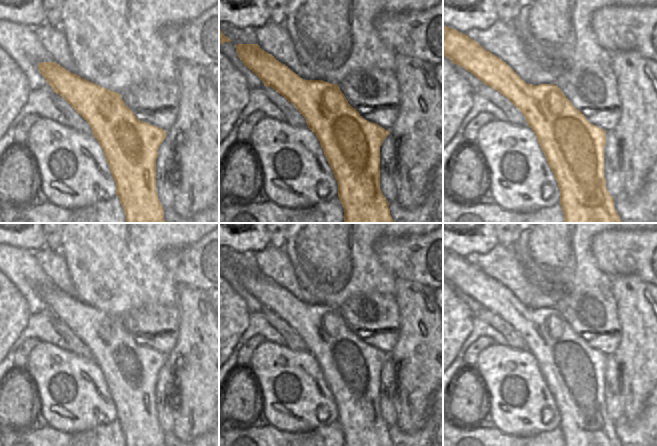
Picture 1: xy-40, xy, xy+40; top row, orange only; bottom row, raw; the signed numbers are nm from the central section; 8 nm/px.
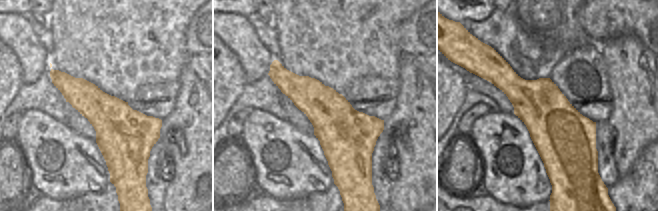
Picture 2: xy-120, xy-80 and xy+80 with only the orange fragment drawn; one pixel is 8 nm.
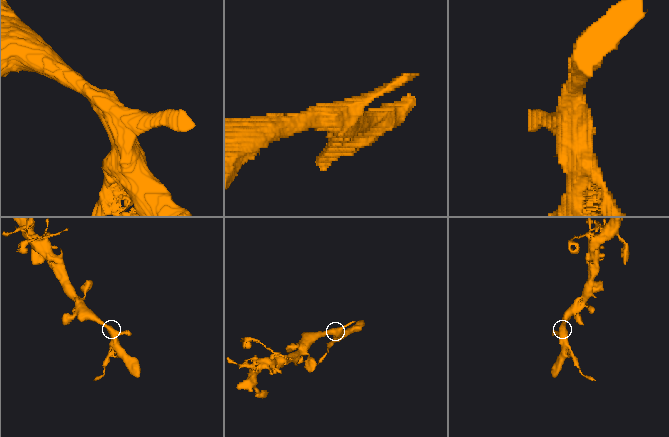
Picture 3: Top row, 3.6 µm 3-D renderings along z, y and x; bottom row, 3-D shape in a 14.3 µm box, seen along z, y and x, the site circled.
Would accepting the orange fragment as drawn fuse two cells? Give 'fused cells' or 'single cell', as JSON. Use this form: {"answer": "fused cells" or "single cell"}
{"answer": "single cell"}

